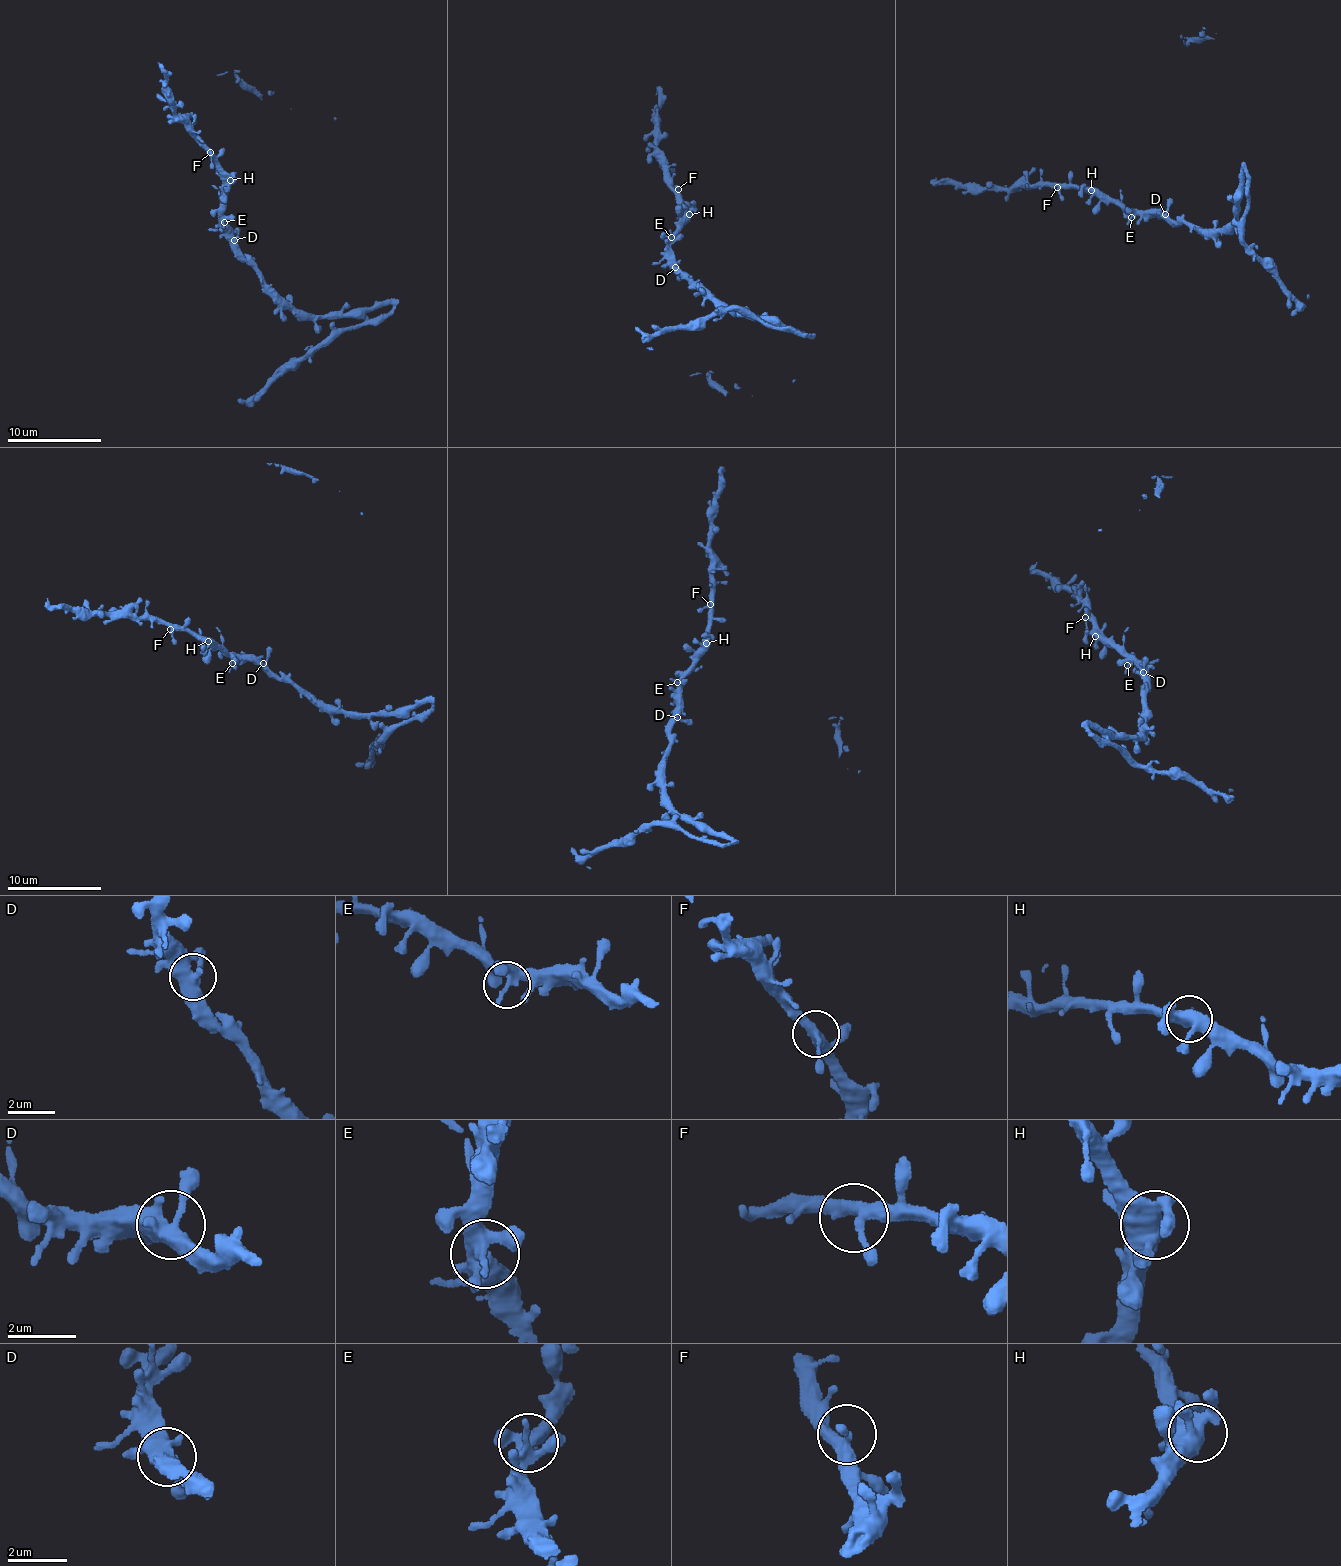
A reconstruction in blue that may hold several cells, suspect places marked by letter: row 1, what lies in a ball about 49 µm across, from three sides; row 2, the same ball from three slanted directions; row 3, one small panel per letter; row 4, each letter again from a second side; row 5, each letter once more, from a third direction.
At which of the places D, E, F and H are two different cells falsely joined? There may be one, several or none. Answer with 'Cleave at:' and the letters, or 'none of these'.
Cleave at: none of these

